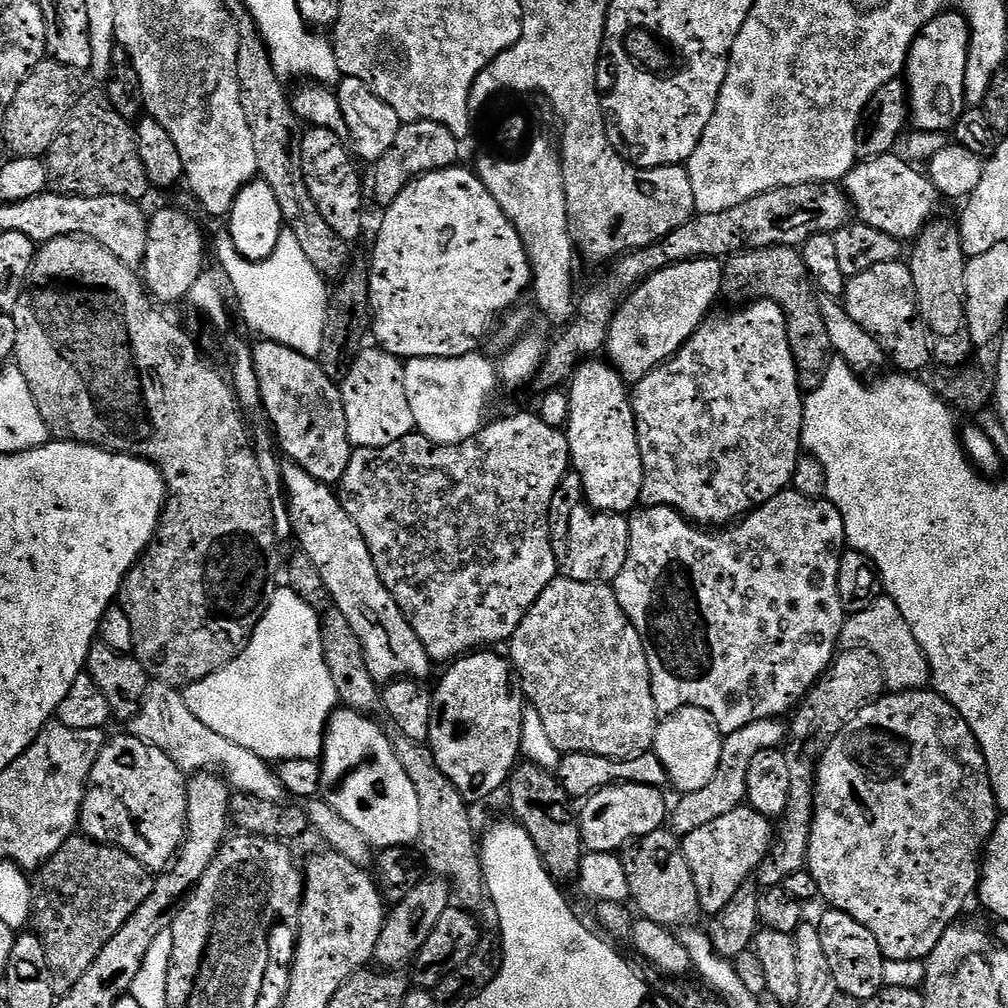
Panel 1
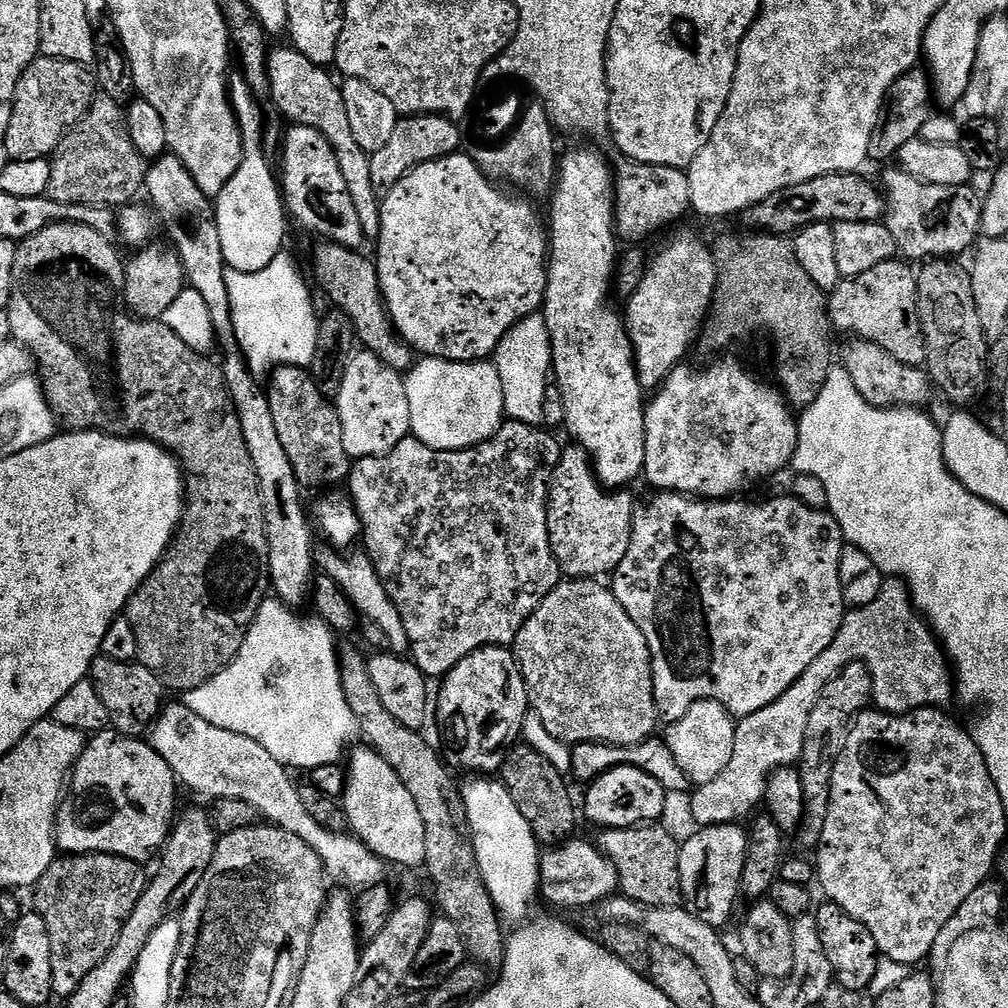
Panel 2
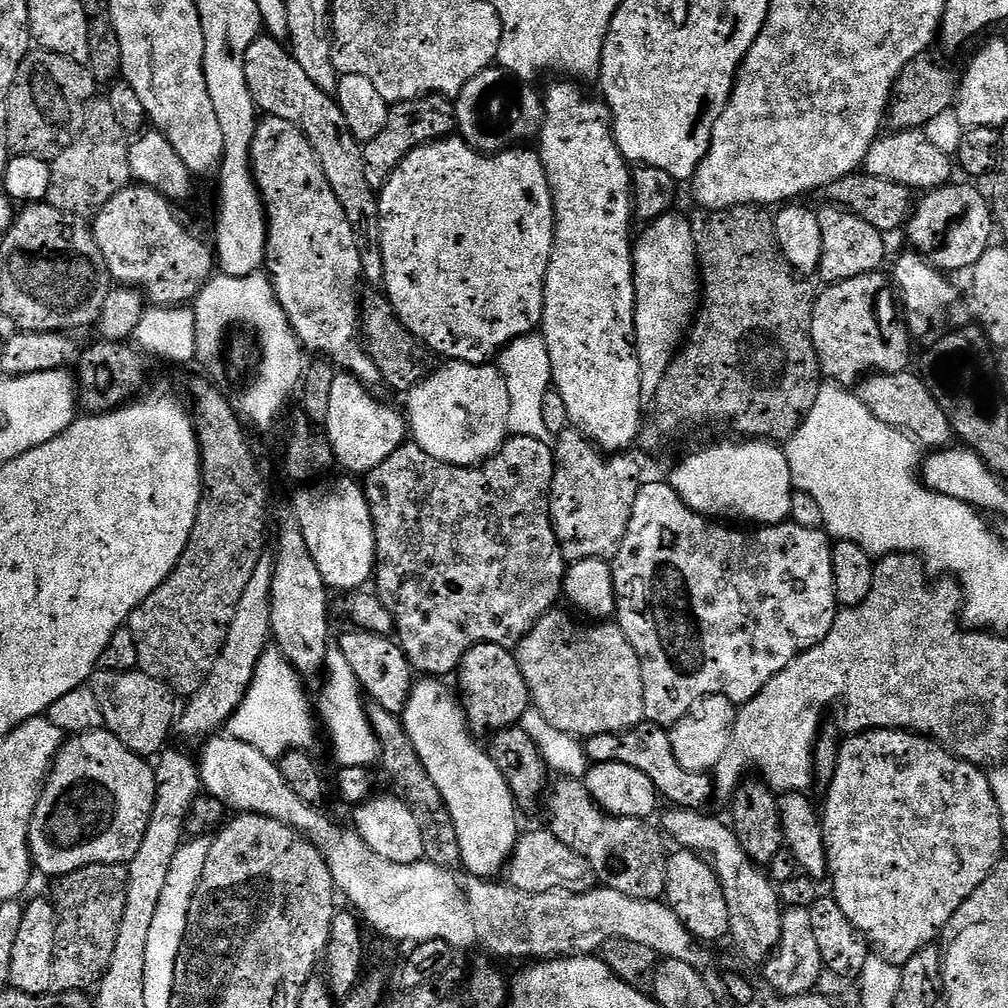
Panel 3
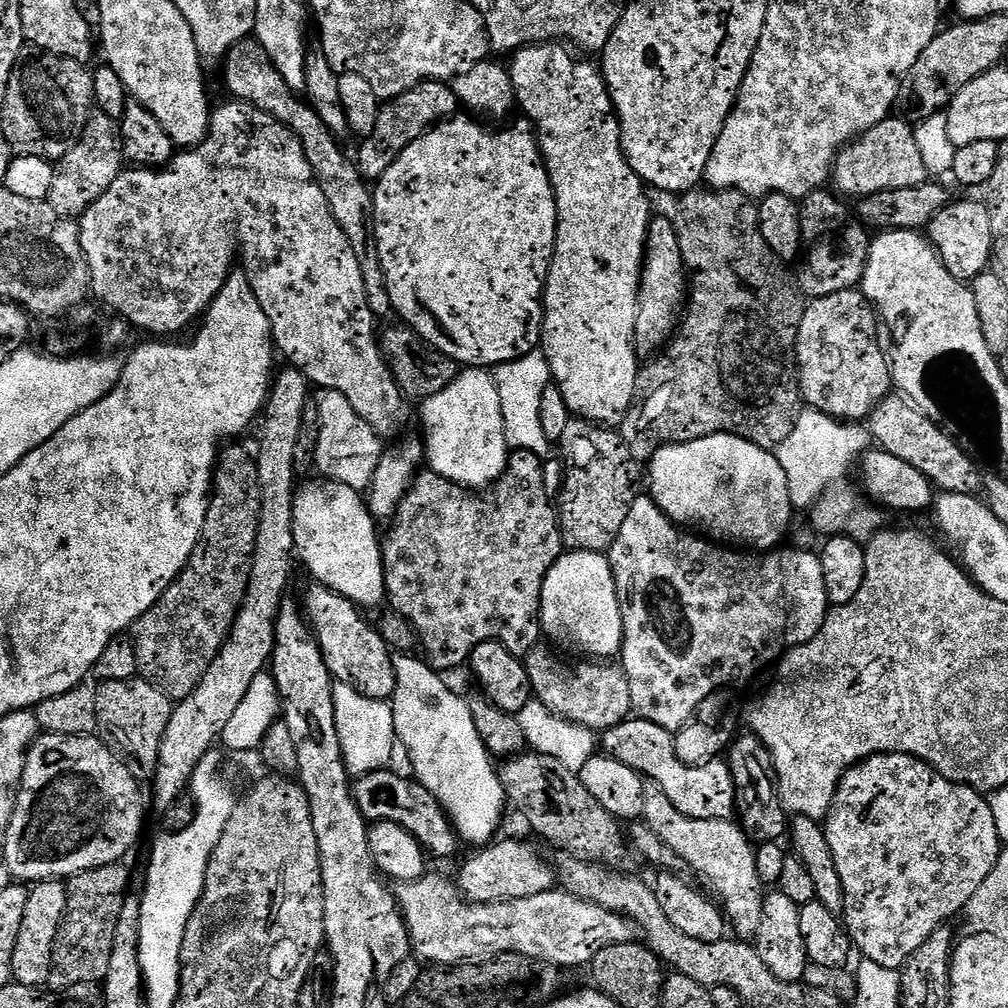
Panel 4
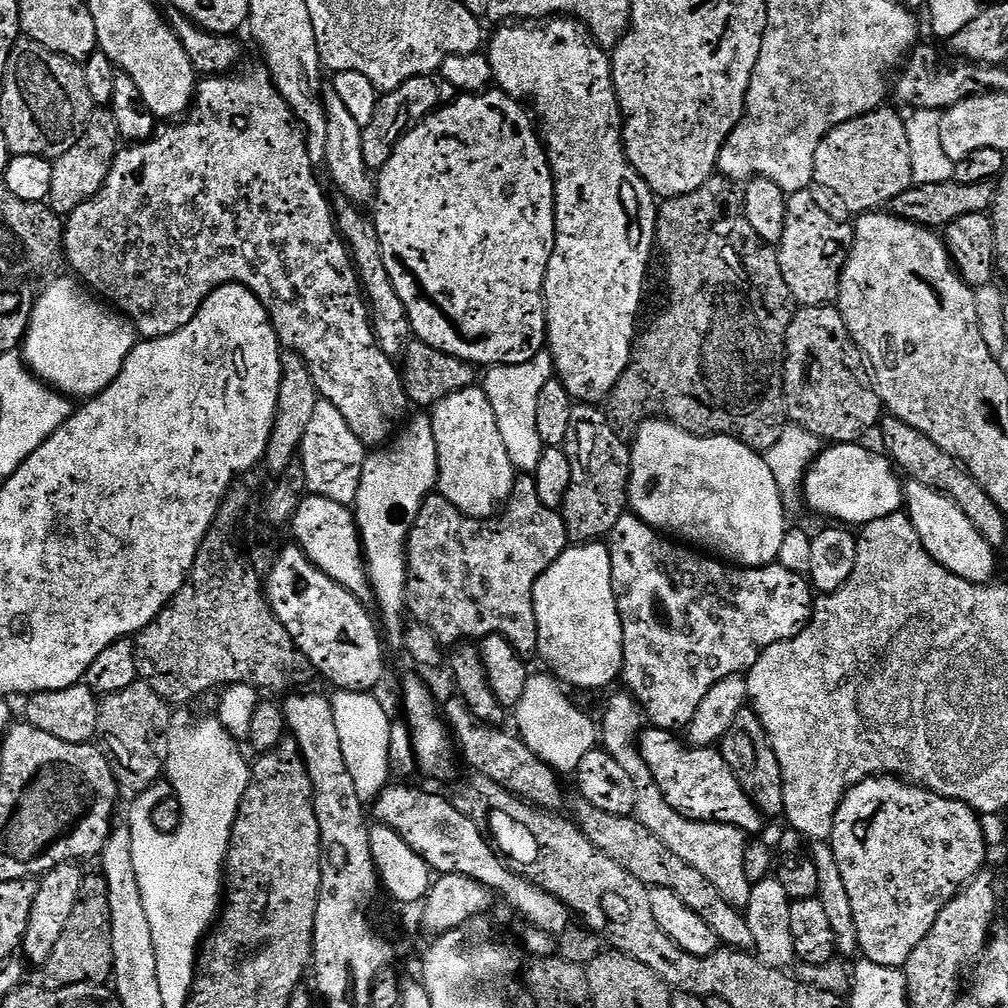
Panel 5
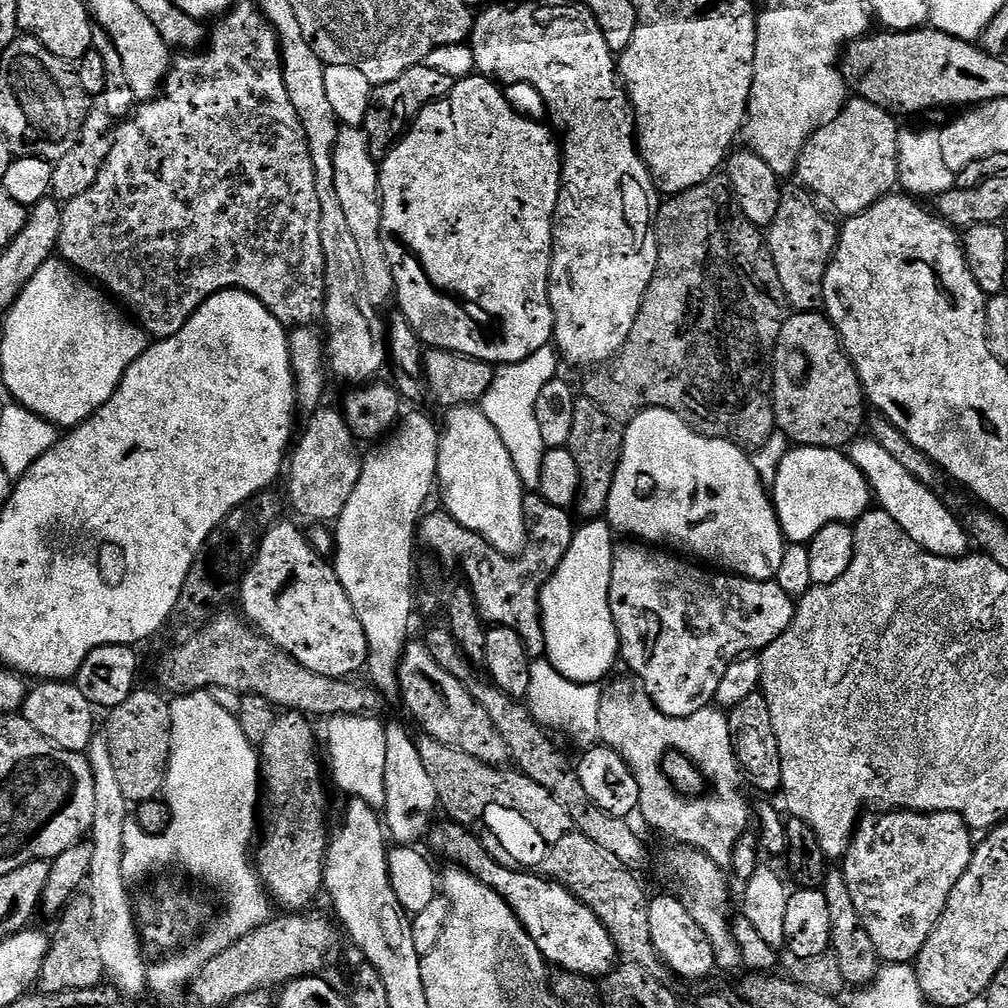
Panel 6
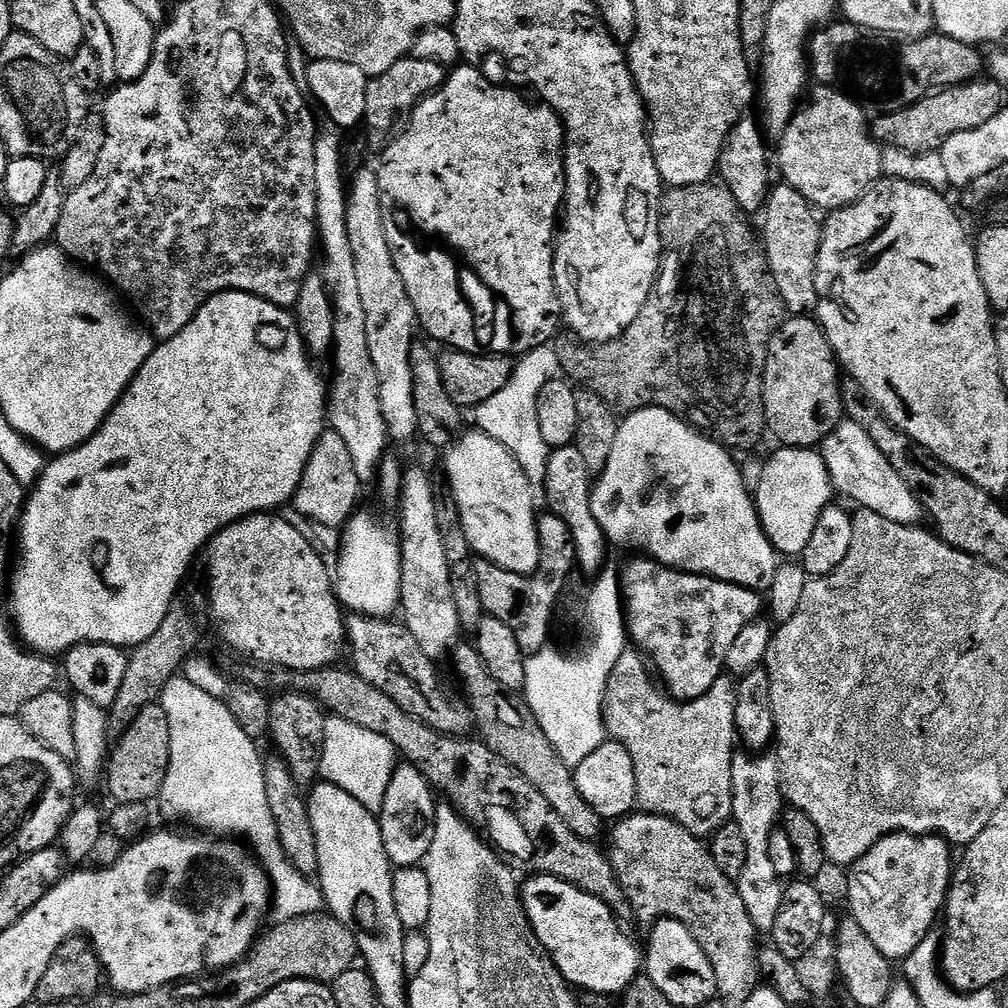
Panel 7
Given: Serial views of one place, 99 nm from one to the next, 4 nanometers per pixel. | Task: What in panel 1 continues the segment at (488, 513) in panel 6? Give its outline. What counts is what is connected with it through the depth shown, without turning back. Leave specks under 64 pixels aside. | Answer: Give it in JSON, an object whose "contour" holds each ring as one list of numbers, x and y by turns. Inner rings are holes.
{"contour":[[484,354,458,358,418,358,405,363,406,398,414,414,415,431,434,444,461,444,484,427,488,399,498,385,498,368]]}

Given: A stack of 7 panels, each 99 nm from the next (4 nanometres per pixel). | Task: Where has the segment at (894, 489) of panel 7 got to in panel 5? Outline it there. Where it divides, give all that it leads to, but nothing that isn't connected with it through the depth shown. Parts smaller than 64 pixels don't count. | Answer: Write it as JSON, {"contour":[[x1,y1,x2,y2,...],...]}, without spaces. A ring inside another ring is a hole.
{"contour":[[909,479,904,484,904,502,906,514,912,519,914,530,918,530,918,538,922,538,922,546,926,546,929,554,946,566,946,570,975,584,987,584,995,577,992,575,996,572,997,549,992,548,982,534,978,534,974,522,962,514,960,507,950,497]]}

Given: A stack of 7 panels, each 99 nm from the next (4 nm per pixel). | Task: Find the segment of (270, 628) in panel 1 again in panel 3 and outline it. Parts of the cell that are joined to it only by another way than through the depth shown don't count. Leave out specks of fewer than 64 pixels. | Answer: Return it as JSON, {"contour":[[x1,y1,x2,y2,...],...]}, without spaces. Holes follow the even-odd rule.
{"contour":[[338,646,329,647,328,663,326,665,326,677,324,693,320,696,320,716,328,727,328,736,332,739,332,752,336,755,337,765,340,768,346,766,362,766,368,768,380,759,380,744,374,730,368,721,368,710,365,697,354,670,350,670,350,664,346,662,346,656],[269,647,254,670,246,698,242,698,238,710,227,722,227,735,254,746,254,750,260,750,274,761,279,761,285,752,294,748,308,746,312,740,312,708,300,683,300,673,288,663,279,648]]}

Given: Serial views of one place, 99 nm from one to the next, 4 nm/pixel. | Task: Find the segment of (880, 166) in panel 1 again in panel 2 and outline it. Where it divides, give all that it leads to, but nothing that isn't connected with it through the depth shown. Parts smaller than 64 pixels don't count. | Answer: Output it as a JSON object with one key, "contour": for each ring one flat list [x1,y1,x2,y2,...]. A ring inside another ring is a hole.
{"contour":[[893,166,885,174,882,188,886,193,886,223,894,234,897,253,905,261,960,258,968,247,971,249,977,243,981,235,982,200,979,195,976,197,972,186,934,186,914,178,899,166]]}

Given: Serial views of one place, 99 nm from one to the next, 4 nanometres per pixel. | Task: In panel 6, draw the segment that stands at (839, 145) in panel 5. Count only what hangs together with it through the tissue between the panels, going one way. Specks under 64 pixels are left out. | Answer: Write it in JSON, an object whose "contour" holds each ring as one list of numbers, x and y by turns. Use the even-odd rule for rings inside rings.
{"contour":[[859,98,849,99,848,103,844,105,844,109,830,123,819,128,806,142,800,155,800,165,796,171,798,177,800,176,799,183,815,193,825,205,833,204,841,212,841,217,847,218,862,214,897,187,900,178,898,174,898,138,902,128,901,125,896,124,899,124,897,117,874,106,874,102]]}

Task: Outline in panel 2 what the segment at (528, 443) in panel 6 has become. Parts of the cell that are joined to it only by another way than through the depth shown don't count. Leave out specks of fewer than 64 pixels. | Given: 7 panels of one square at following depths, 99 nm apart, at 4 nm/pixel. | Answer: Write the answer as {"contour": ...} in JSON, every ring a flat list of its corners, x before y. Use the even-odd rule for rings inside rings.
{"contour":[[543,315,527,316,513,326,498,342,494,353,498,378,502,378,504,415,523,424,544,424,544,403,550,391,552,367,552,335]]}

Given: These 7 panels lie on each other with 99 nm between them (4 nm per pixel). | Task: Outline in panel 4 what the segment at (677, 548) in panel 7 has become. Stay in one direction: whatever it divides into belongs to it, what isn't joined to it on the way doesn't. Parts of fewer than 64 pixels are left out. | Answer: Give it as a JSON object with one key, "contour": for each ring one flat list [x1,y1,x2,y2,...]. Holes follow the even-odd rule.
{"contour":[[704,436,685,444,667,444,652,455,646,468,646,484,647,480,652,487,652,501,674,523,688,530,699,530,713,541,728,546,772,550,783,541,780,540,783,536,785,539,789,535,792,527,794,509,790,486,786,486,786,470,782,470,775,451,759,448,737,436]]}

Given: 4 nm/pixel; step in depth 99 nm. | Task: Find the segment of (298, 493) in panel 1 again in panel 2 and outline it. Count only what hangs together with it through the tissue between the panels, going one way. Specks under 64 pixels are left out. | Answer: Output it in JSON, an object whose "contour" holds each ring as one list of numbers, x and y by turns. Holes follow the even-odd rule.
{"contour":[[336,550,329,551,317,551,314,556,315,563,323,575,334,578,338,582,338,586,344,591,346,598,356,608,359,631,361,633,364,631,364,636,373,644,373,649,393,652,396,656,405,655,409,651,410,645,406,626,402,622,402,614,398,610,398,606,394,606,384,581,376,573,376,567,373,566,372,561,360,550,356,550,357,552,353,556,346,556,350,554,341,554]]}

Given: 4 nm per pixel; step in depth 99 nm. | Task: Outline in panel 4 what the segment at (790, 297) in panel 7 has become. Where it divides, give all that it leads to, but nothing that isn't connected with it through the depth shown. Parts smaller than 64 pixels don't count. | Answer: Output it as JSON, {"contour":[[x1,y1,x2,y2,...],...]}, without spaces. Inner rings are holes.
{"contour":[[811,192,799,201,804,246,798,264,798,283,801,293,812,300,826,294,838,294,847,288,856,288,864,279,868,261,869,229,861,224,851,207,843,204,845,201,839,195,829,192]]}

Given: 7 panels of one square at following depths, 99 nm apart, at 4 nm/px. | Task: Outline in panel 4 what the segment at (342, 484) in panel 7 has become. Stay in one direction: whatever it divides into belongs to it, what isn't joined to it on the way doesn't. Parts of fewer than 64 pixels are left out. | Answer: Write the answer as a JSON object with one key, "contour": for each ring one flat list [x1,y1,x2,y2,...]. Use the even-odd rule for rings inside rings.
{"contour":[[324,390,319,395,320,433,315,463,319,475,357,490,371,489,374,470,386,447,385,441,361,418,358,410,346,402,346,394]]}

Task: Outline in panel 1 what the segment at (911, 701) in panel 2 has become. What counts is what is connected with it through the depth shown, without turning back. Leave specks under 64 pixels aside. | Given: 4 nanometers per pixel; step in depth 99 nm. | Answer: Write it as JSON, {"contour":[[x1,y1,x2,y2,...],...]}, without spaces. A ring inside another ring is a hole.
{"contour":[[885,594,870,606,870,610,853,612,845,619,844,629,840,635,840,648,847,650,854,647,869,648,882,662,884,682,889,693,913,692,919,688,928,688,932,679,932,671,928,665,922,646,918,646,918,638,910,631,906,618,902,618,902,610],[779,719,756,720,737,732,729,732,724,736,722,758,718,766,718,774,710,778,710,786,702,786,702,790,683,793,680,801,674,804,670,812,670,828,677,836,683,838,694,834,702,826,714,822,714,818,722,818,722,814,730,814,730,810,741,807,747,797,746,774,750,771,750,762,762,750,780,748,786,740,786,728]]}

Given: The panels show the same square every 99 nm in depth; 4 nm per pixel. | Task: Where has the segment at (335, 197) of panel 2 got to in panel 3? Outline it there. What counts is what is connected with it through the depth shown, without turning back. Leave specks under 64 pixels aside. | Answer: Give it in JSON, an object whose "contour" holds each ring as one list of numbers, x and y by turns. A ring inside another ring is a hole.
{"contour":[[264,116,256,126,251,156,253,178,256,180,257,189,264,201,264,209,267,212,268,241,265,244,266,275,272,281,272,288,276,292,276,298,286,314,286,318,294,334,300,339,300,347,308,354,317,352,320,355,317,357,331,362,341,373,356,376,360,381,369,386,379,385,381,378,378,374,378,366,374,366,374,362,370,359,367,352,364,351,363,343,360,341,362,336,360,331,361,310,358,303,358,292,356,296,356,287,362,284,362,258,358,254,358,242,354,238,354,230,350,226,350,218,346,218,346,210,342,210,342,202,338,202,338,198,334,198,334,190,330,190,330,182,326,182,326,174,322,170,322,166,318,162,318,158,314,154,310,142,306,138,306,134,302,130,298,130,298,126,294,126,282,118]]}

